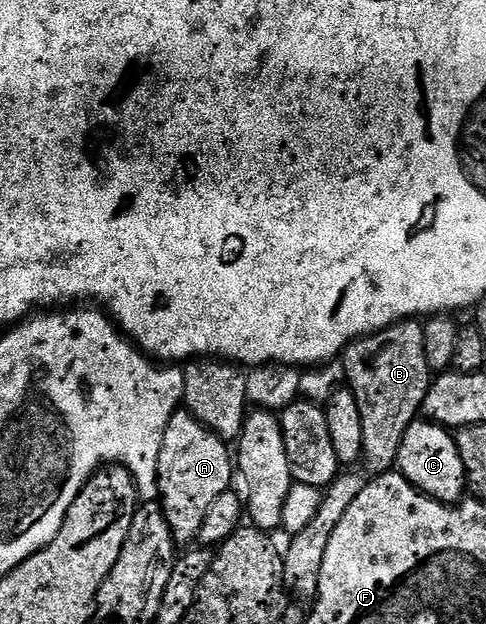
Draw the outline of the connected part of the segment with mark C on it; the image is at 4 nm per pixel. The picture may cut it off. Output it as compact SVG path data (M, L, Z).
M416 421L409 425L399 442L397 471L418 491L442 503L458 504L468 490L465 465L461 461L454 434L448 428L430 421Z

